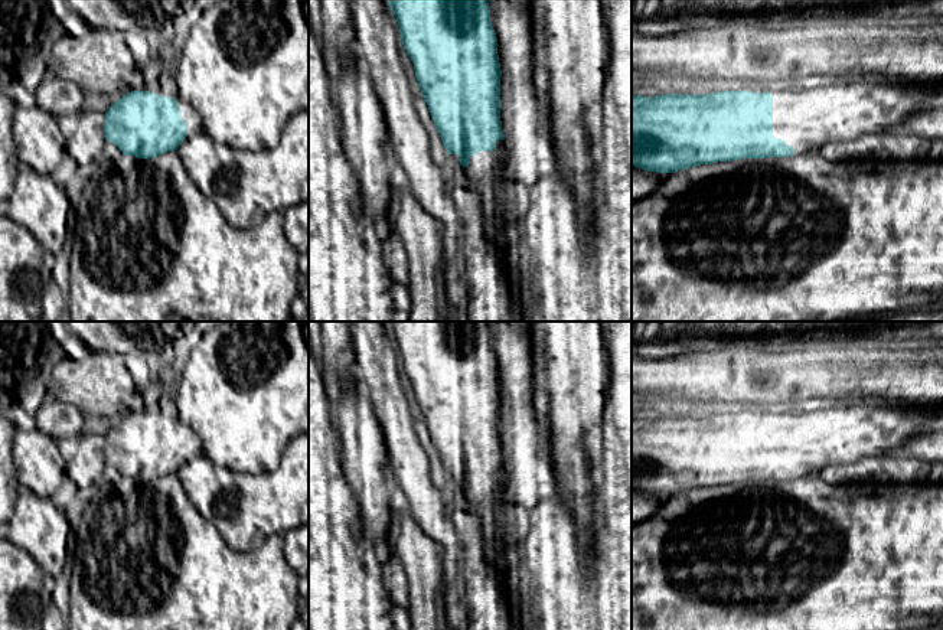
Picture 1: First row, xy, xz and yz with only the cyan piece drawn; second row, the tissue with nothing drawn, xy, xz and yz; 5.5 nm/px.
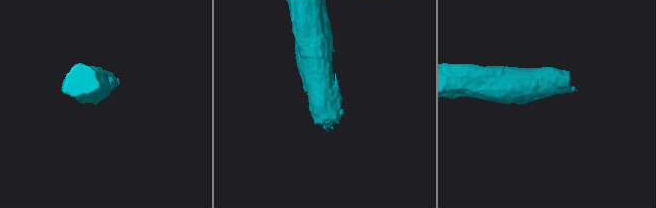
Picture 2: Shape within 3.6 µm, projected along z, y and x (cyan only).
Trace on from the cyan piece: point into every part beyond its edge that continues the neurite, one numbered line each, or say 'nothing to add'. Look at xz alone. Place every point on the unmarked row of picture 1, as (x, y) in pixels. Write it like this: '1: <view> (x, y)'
1: xz (485, 496)

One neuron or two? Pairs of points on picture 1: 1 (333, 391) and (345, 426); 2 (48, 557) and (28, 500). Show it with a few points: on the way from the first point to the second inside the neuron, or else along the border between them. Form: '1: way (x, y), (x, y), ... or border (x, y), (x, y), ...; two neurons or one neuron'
1: border (358, 379), (342, 394), (332, 418); two neurons
2: way (46, 542), (33, 515); one neuron

